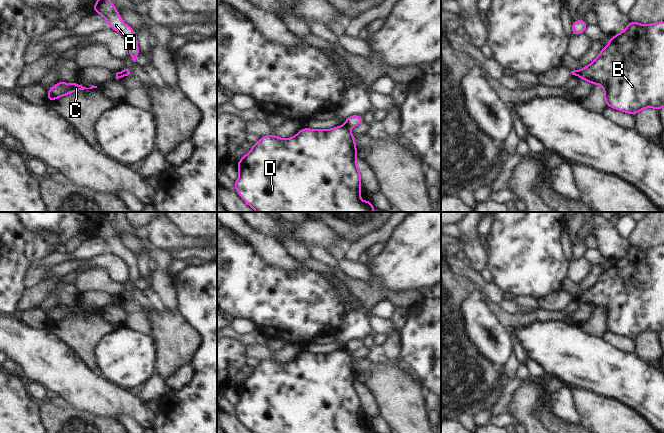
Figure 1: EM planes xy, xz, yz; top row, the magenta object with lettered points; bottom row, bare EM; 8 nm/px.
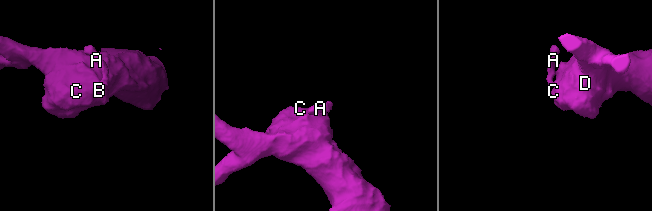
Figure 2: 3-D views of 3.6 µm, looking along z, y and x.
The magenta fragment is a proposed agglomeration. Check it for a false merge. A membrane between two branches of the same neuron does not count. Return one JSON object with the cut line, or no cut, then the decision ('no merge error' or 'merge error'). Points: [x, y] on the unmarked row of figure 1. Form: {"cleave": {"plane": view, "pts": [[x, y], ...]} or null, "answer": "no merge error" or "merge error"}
{"cleave": {"plane": "xz", "pts": [[345, 348], [349, 351]]}, "answer": "merge error"}

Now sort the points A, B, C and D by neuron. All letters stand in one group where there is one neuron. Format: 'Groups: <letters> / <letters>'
Groups: A / B C D

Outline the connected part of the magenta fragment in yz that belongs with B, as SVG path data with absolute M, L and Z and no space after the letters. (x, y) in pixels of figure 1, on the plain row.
M630 245L592 287L579 294L578 301L604 312L607 331L634 340L649 331L659 335L664 331L664 245L647 249Z

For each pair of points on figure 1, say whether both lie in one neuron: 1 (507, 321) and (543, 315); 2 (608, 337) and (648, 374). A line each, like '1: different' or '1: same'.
1: same
2: different

